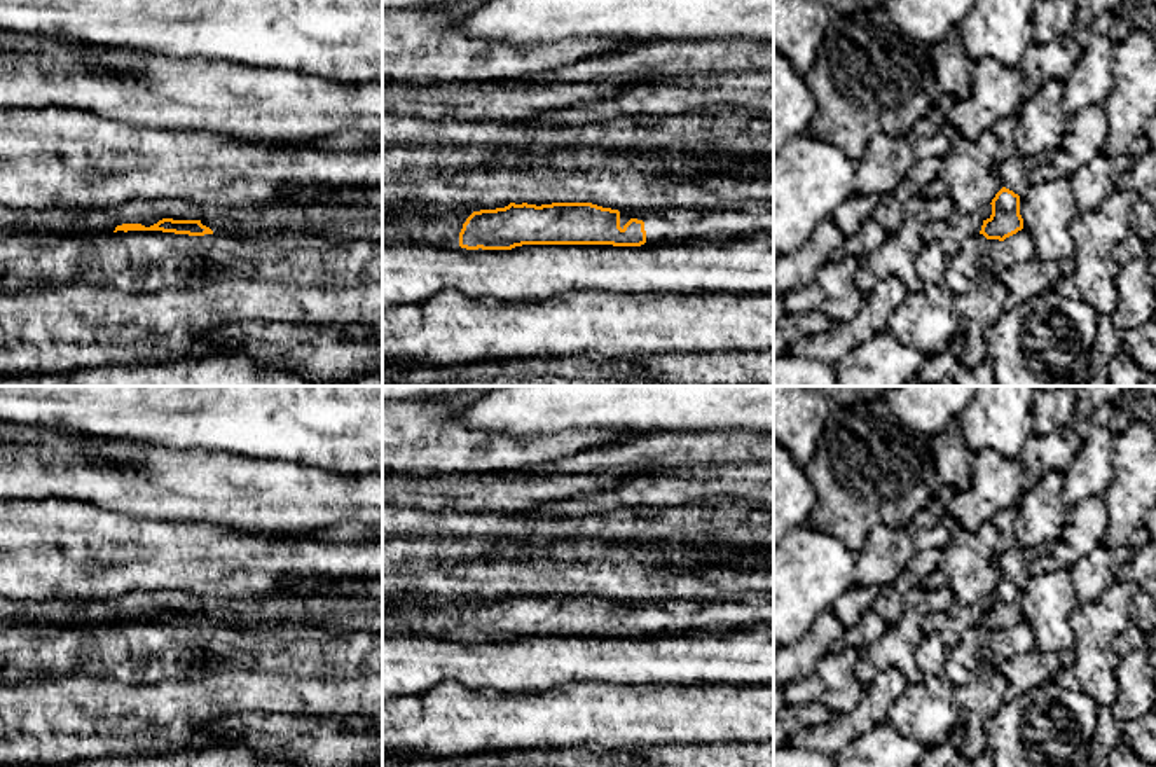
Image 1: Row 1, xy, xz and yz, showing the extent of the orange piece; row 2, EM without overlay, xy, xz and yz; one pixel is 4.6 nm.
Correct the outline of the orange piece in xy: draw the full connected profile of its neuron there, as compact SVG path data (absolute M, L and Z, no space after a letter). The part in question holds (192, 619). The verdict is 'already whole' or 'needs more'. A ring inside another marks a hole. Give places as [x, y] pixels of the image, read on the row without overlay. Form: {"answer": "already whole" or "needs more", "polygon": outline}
{"answer": "already whole", "polygon": "M162 610L157 615L145 618L141 615L122 615L117 617L114 624L117 622L162 622L162 624L175 624L175 625L189 625L189 627L204 627L213 625L213 622L201 615L201 612L173 612L173 610Z"}

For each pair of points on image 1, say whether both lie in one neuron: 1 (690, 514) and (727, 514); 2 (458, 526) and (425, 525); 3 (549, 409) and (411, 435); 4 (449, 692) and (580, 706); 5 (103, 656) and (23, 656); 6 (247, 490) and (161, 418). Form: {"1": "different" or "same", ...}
{"1": "same", "2": "same", "3": "different", "4": "same", "5": "same", "6": "different"}

